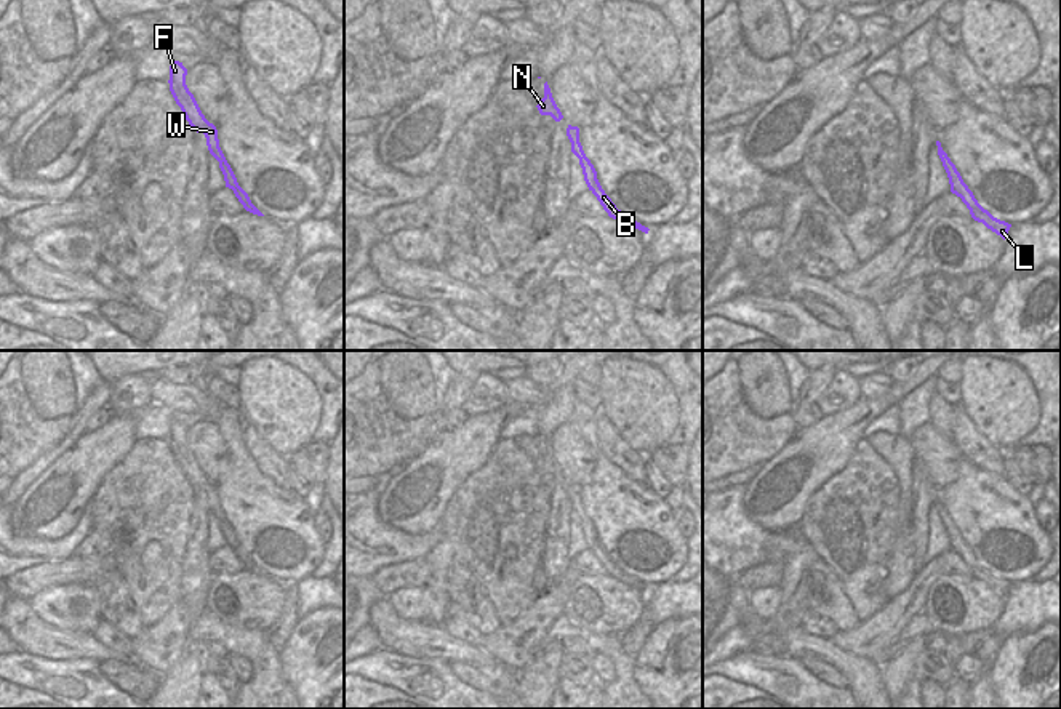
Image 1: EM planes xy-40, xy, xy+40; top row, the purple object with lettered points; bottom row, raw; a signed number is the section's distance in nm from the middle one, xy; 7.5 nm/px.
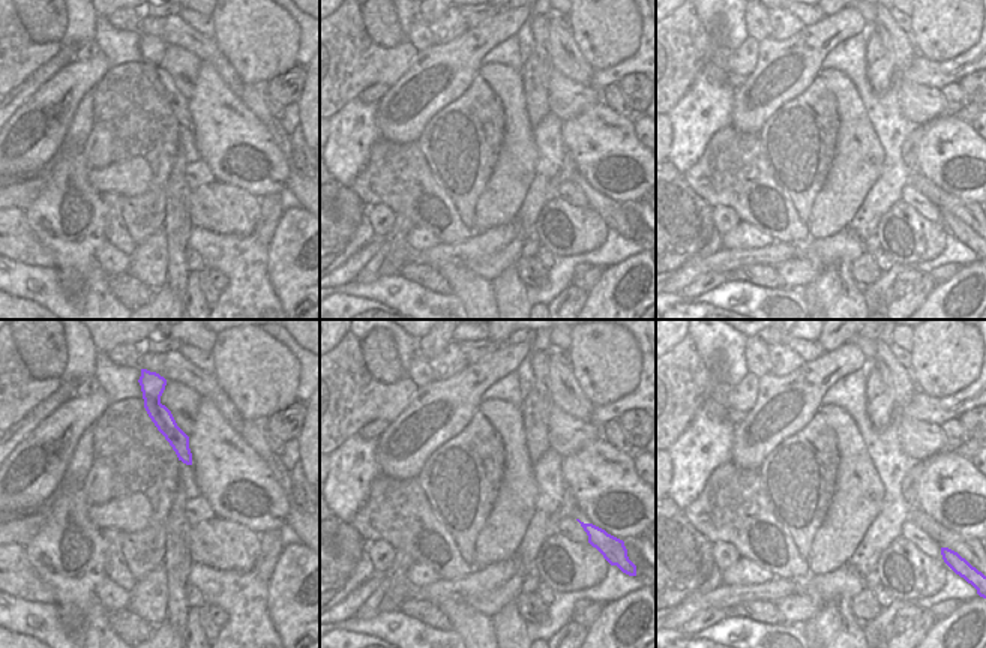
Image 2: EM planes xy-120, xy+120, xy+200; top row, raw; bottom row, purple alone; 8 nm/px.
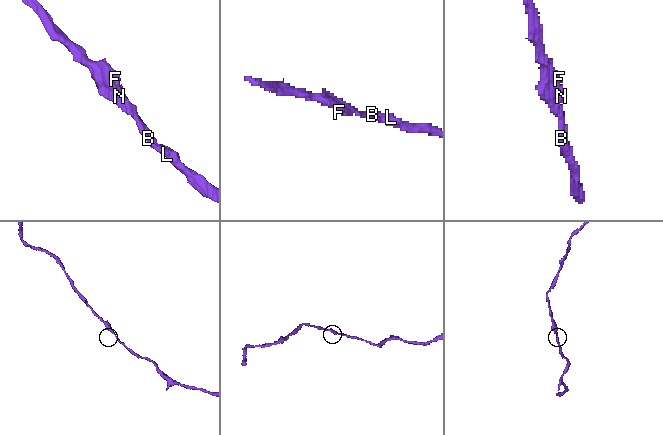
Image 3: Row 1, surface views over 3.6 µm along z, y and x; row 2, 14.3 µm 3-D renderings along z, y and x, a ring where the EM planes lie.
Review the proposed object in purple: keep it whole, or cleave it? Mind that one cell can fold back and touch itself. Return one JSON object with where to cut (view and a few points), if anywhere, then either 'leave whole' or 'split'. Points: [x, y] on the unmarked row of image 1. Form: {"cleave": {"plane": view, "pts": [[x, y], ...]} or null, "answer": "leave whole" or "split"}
{"cleave": null, "answer": "leave whole"}

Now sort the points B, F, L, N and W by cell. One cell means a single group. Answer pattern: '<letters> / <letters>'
B F L N W

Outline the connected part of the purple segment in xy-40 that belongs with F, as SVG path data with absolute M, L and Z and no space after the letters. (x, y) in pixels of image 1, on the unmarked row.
M173 419L170 424L170 450L181 466L186 479L194 490L203 491L210 512L219 520L219 527L224 533L226 546L232 547L243 567L253 573L264 575L250 559L248 552L238 544L237 536L227 522L218 498L218 488L202 472L194 453L186 443L187 427L179 419Z

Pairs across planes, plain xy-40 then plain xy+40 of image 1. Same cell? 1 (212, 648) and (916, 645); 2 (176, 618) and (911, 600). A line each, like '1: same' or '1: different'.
1: different
2: same

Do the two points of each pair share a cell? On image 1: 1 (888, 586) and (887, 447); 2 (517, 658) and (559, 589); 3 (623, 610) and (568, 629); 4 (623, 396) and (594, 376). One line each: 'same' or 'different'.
1: same
2: same
3: different
4: different

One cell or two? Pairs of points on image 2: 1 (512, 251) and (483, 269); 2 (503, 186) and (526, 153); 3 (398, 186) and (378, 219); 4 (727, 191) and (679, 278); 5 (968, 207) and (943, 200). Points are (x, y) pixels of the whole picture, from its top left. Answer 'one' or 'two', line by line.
1: one
2: one
3: two
4: two
5: one

